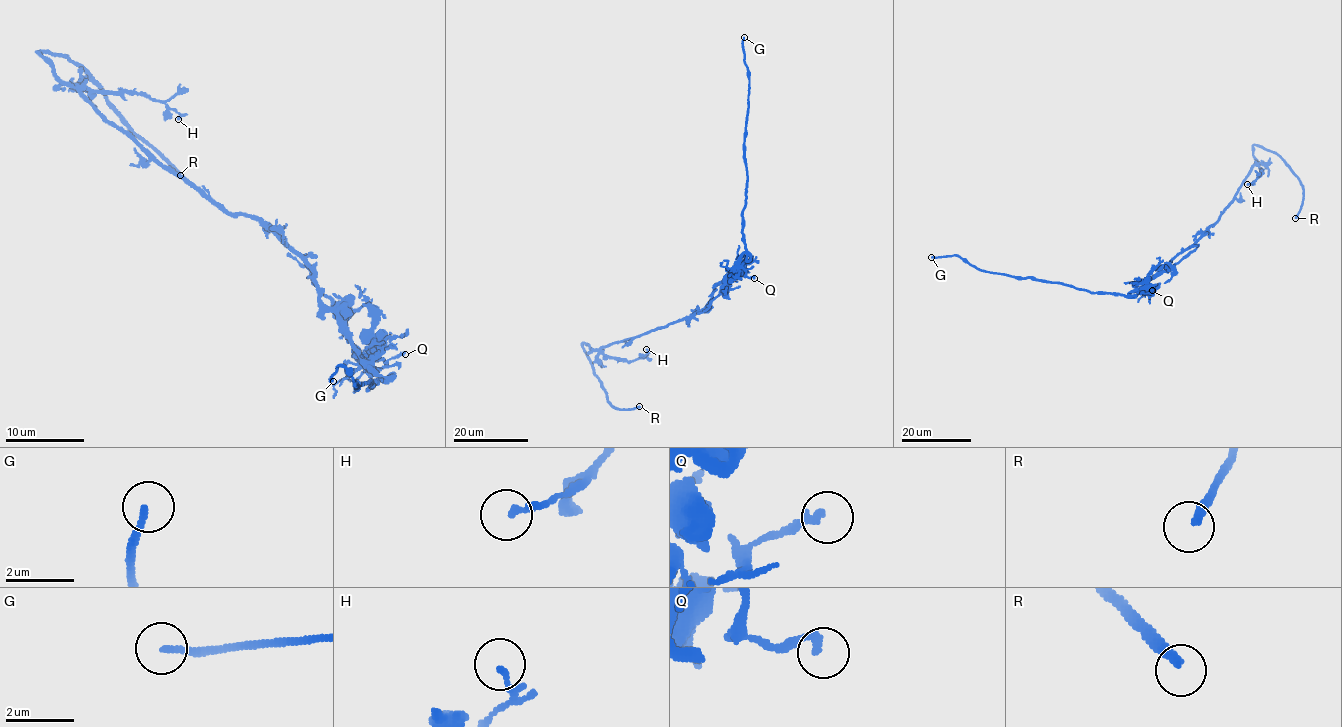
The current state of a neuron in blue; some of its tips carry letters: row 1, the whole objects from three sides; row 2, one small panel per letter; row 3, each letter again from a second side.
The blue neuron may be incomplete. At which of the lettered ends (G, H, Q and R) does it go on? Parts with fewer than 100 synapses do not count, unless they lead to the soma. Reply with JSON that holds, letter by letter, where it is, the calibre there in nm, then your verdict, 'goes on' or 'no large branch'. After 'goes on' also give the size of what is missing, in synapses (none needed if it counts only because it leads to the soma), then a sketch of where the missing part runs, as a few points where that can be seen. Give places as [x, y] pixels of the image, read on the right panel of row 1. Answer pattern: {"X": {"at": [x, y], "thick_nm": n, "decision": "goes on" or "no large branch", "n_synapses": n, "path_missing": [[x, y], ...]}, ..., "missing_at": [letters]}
{"G": {"at": [931, 257], "thick_nm": 180, "decision": "no large branch"}, "H": {"at": [1247, 184], "thick_nm": 170, "decision": "no large branch"}, "Q": {"at": [1152, 290], "thick_nm": 240, "decision": "no large branch"}, "R": {"at": [1295, 218], "thick_nm": 280, "decision": "goes on"}, "missing_at": ["R"]}

